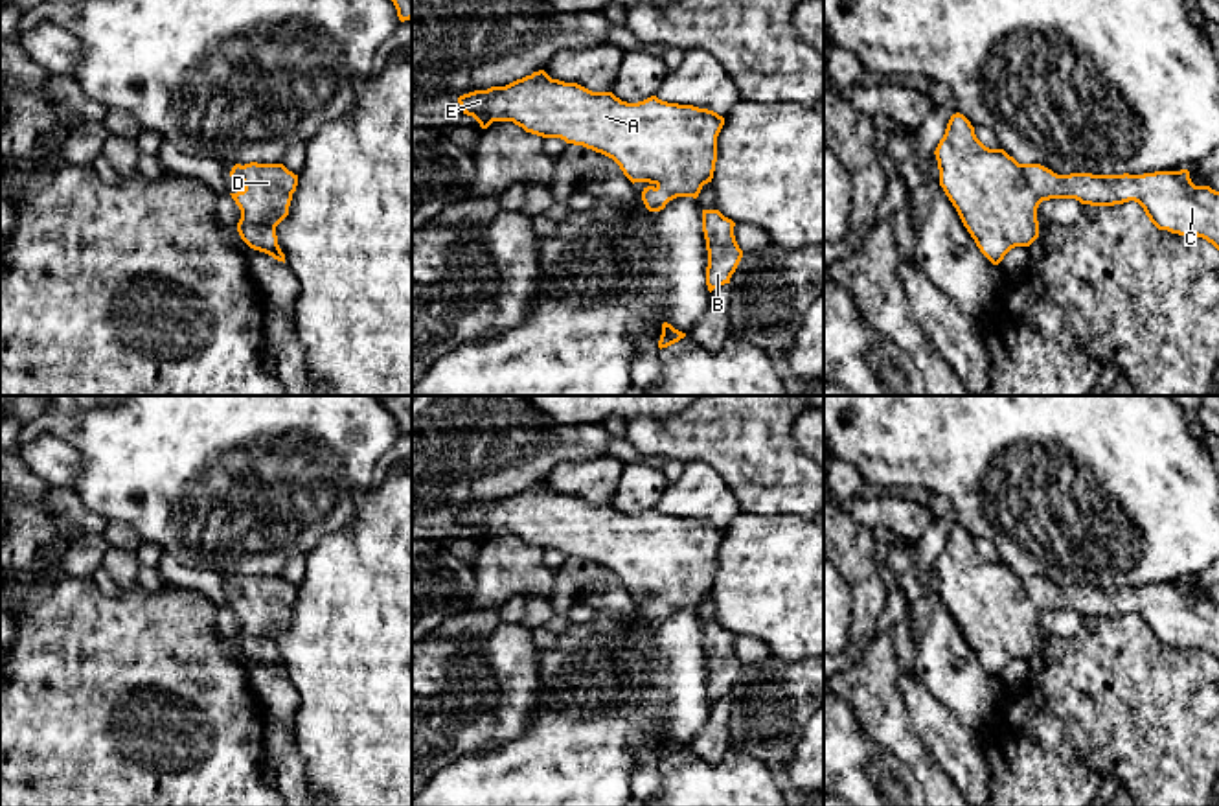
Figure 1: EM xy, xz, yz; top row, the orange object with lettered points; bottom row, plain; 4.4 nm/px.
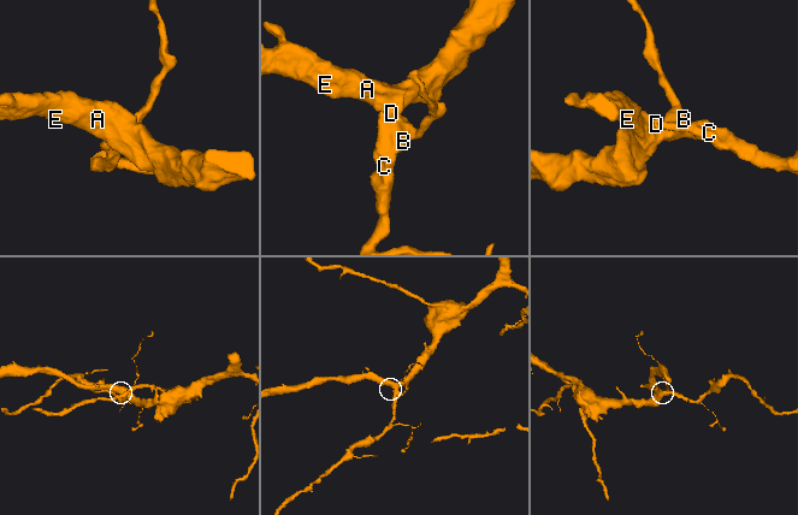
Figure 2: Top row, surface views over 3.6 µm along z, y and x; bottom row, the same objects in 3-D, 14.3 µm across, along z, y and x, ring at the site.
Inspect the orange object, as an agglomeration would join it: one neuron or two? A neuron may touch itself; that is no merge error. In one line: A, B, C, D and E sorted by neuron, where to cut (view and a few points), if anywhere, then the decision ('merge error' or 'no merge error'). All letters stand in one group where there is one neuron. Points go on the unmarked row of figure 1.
A B C D E | no cut | no merge error

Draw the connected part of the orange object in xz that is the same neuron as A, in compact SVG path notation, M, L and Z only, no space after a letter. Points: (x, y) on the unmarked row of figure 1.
M544 482L506 499L463 506L458 515L463 526L473 528L482 541L493 534L513 534L526 545L561 550L612 570L632 596L649 596L642 604L649 624L664 622L677 609L697 611L702 598L712 594L717 548L724 537L724 530L708 521L667 515L656 508L627 515L612 504L592 504L577 495L552 491Z

